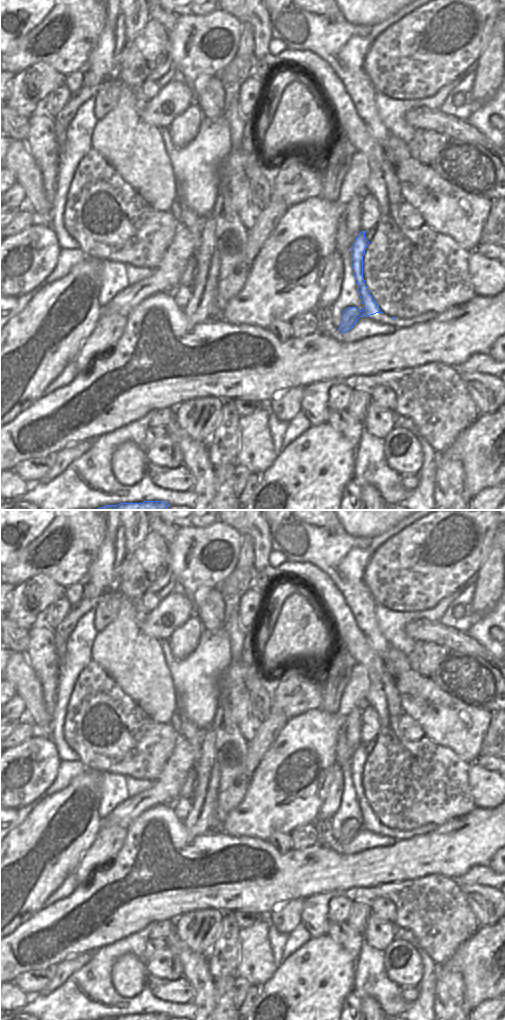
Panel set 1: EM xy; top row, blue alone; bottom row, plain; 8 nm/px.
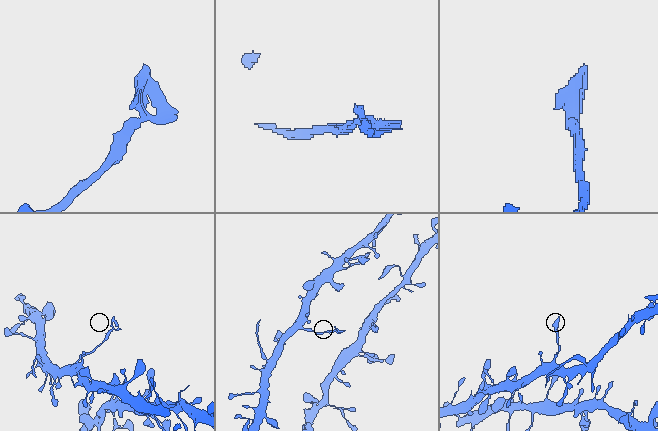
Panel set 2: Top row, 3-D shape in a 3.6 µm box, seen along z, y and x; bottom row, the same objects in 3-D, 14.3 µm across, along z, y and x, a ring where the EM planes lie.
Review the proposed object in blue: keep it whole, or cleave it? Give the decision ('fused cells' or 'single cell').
fused cells

